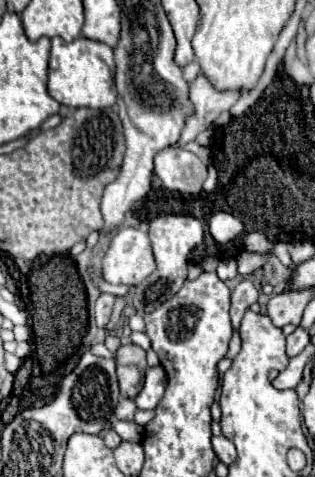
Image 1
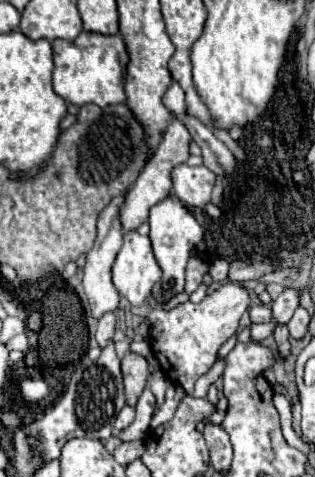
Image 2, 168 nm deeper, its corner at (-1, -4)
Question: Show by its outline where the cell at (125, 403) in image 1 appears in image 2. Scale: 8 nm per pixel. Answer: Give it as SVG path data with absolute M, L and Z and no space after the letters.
M125 405L125 407L119 411L119 415L117 415L115 431L123 431L123 429L127 429L127 427L133 423L133 419L135 419L135 409L129 407L129 405Z

